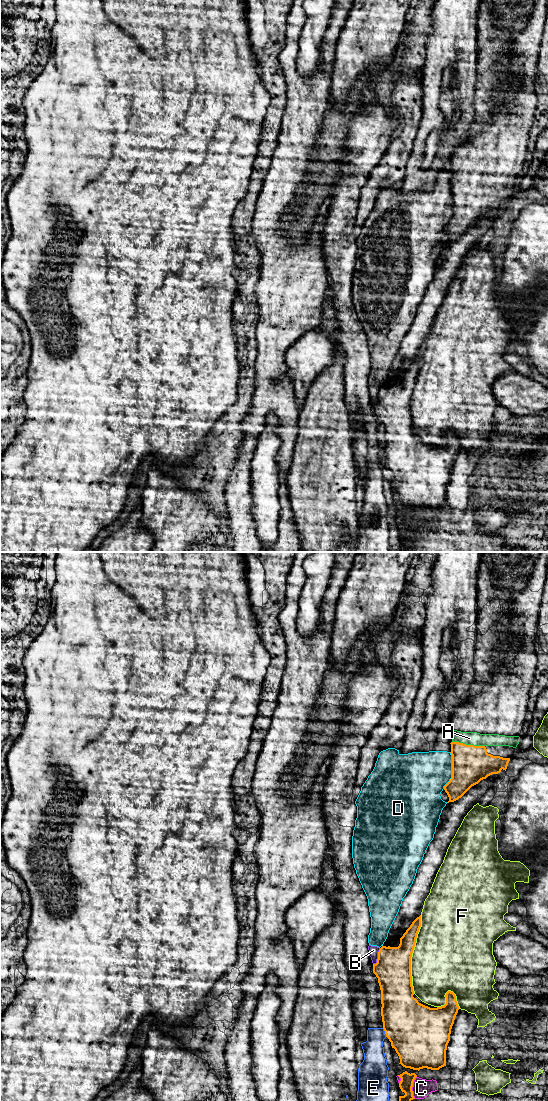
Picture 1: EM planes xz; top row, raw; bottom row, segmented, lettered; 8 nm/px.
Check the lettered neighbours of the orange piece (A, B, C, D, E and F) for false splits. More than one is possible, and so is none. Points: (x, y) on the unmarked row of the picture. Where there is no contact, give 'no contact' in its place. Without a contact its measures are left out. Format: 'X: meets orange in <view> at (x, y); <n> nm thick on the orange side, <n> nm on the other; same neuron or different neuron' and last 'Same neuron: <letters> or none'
A: meets orange in xz at (468, 185); 300 nm thick on the orange side, 110 nm on the other; same neuron
B: meets orange in xz at (378, 397); 280 nm thick on the orange side, 80 nm on the other; different neuron
C: meets orange in xz at (412, 526); 150 nm thick on the orange side, 150 nm on the other; different neuron
D: meets orange in xz at (452, 210); 300 nm thick on the orange side, 380 nm on the other; different neuron
E: meets orange in xz at (385, 472); 440 nm thick on the orange side, 180 nm on the other; different neuron
F: meets orange in xz at (411, 394); 280 nm thick on the orange side, 480 nm on the other; different neuron
Same neuron: A

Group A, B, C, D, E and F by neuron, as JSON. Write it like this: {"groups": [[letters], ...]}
{"groups": [["A"], ["B", "D"], ["C"], ["E"], ["F"]]}

